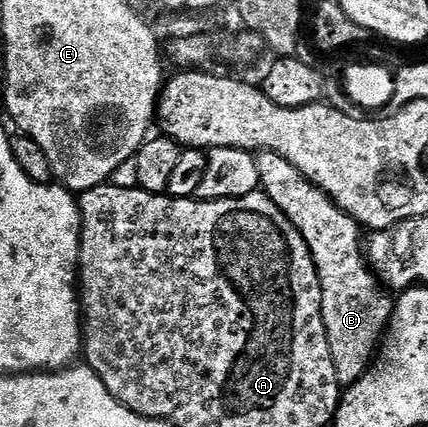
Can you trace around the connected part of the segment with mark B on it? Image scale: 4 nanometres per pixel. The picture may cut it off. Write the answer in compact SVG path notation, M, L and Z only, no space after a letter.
M264 151L256 155L255 163L262 193L273 200L275 206L301 232L314 256L322 285L322 322L330 341L335 375L341 386L351 385L364 374L374 359L394 314L394 299L386 293L379 295L380 287L374 271L365 261L363 243L359 238L361 228L355 219L336 208L318 186L312 185L284 157Z

